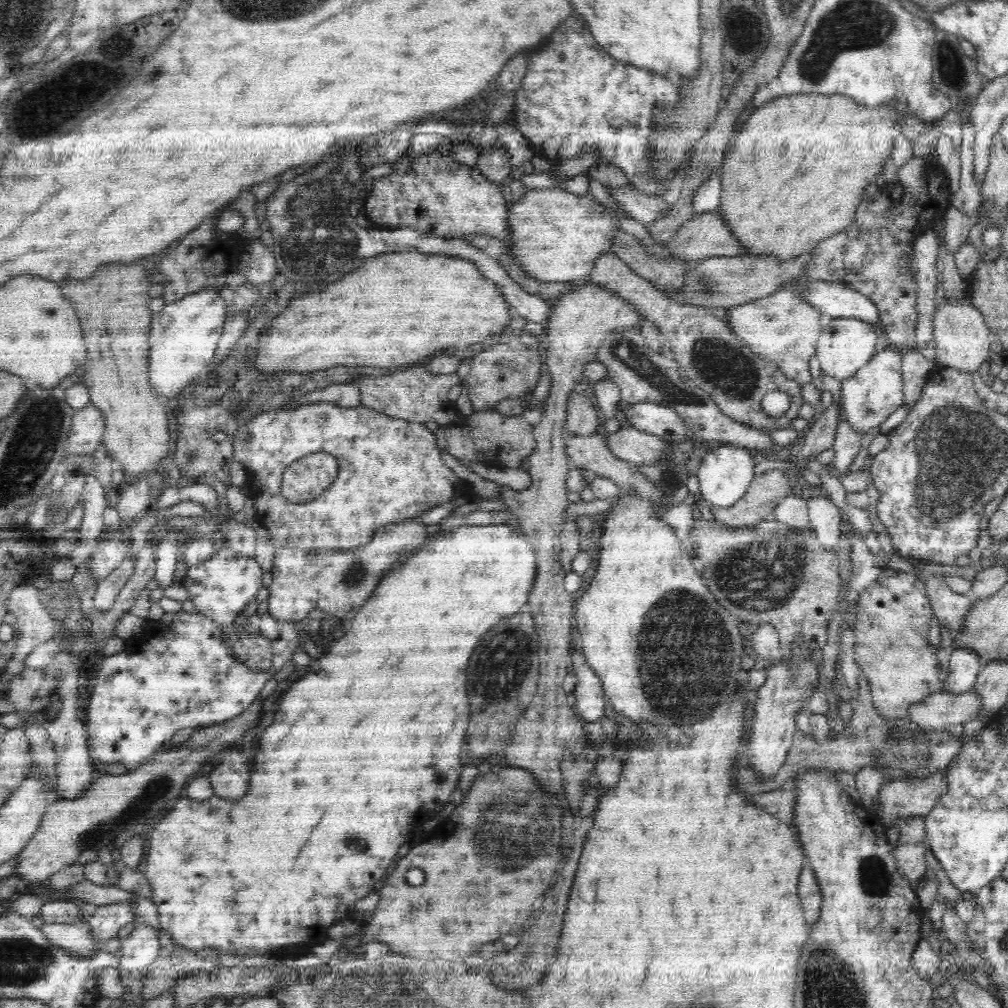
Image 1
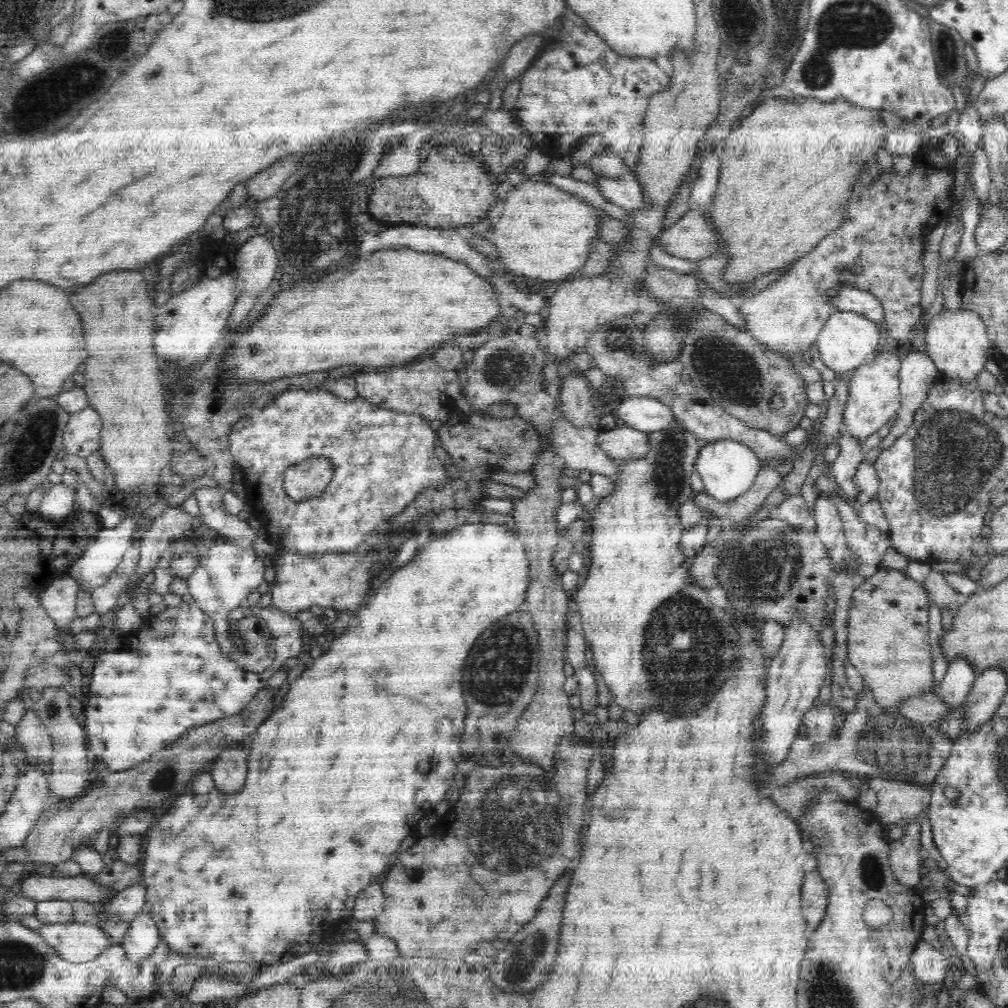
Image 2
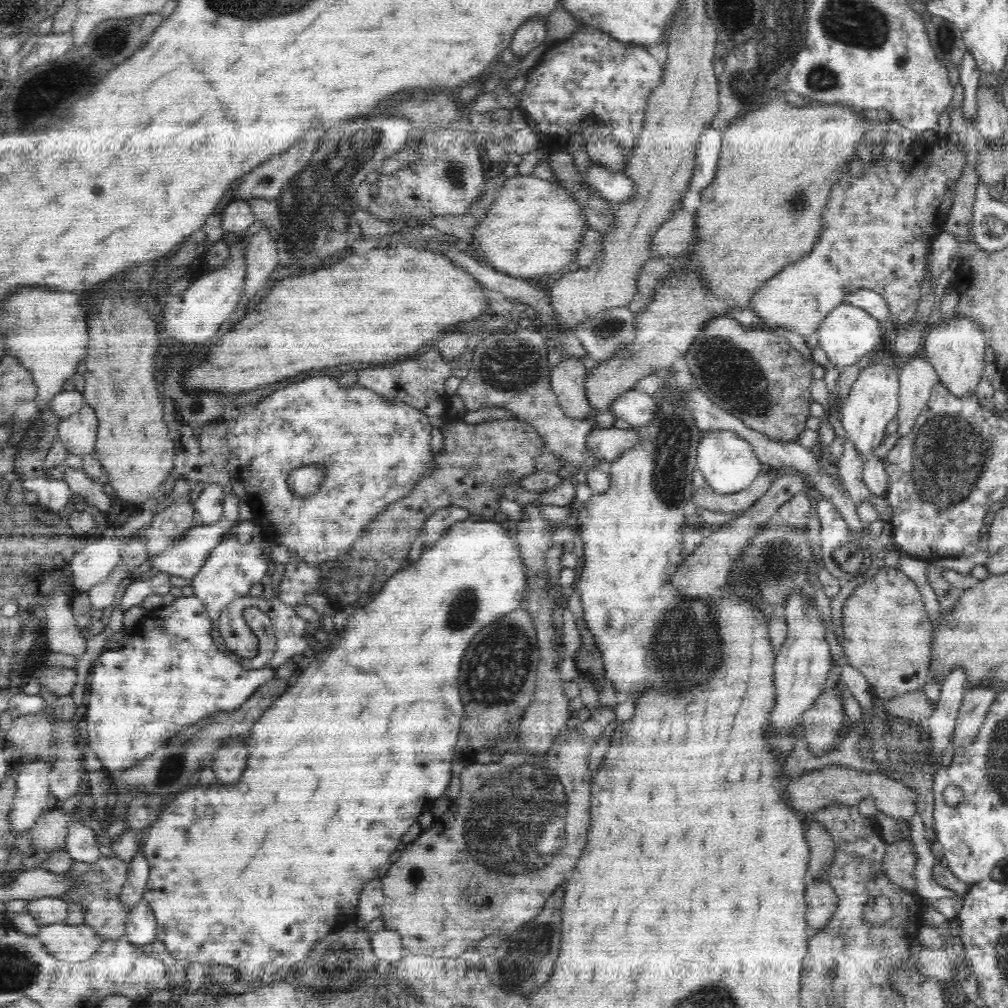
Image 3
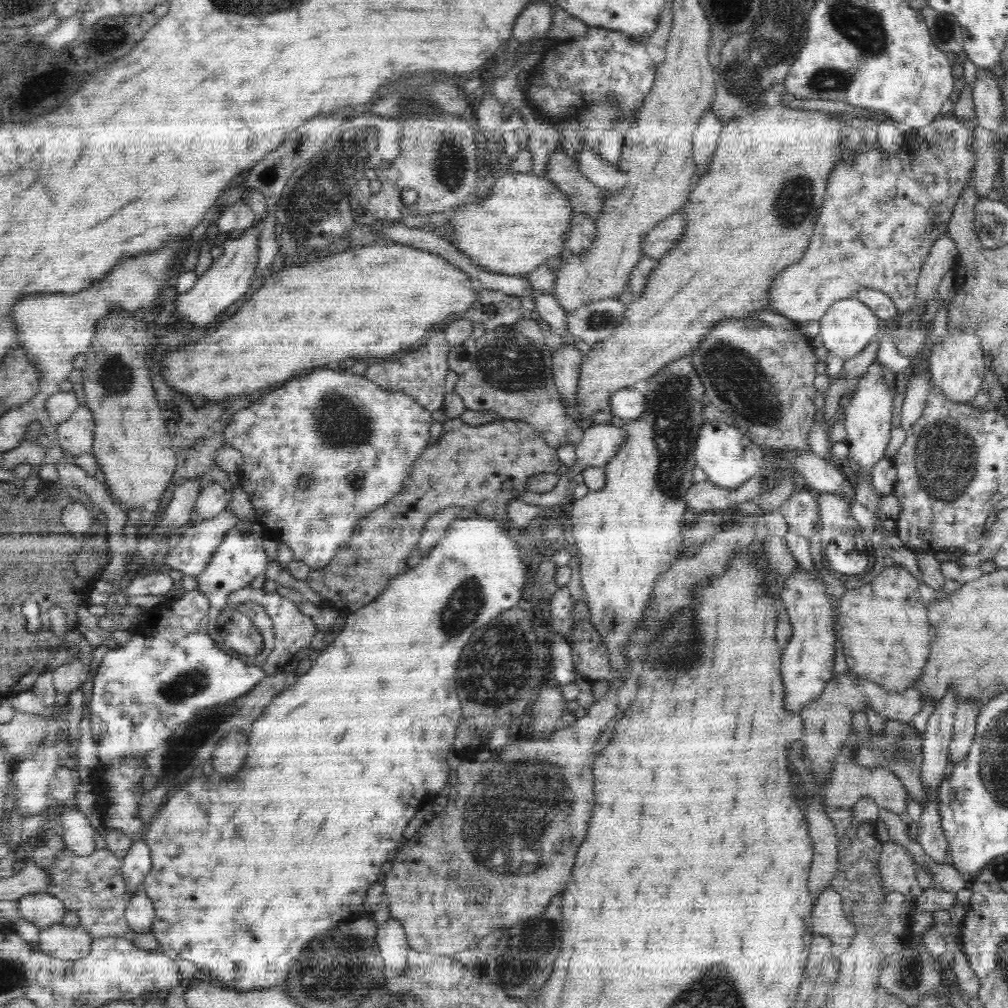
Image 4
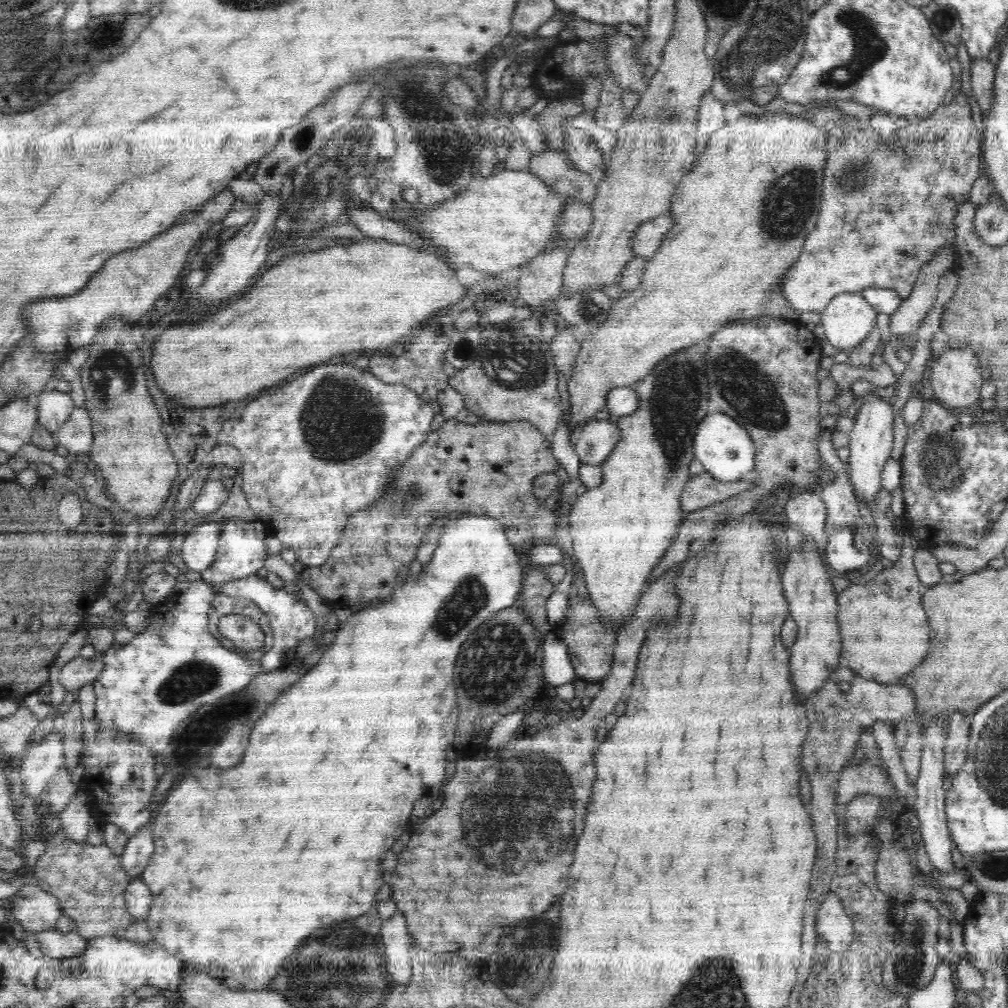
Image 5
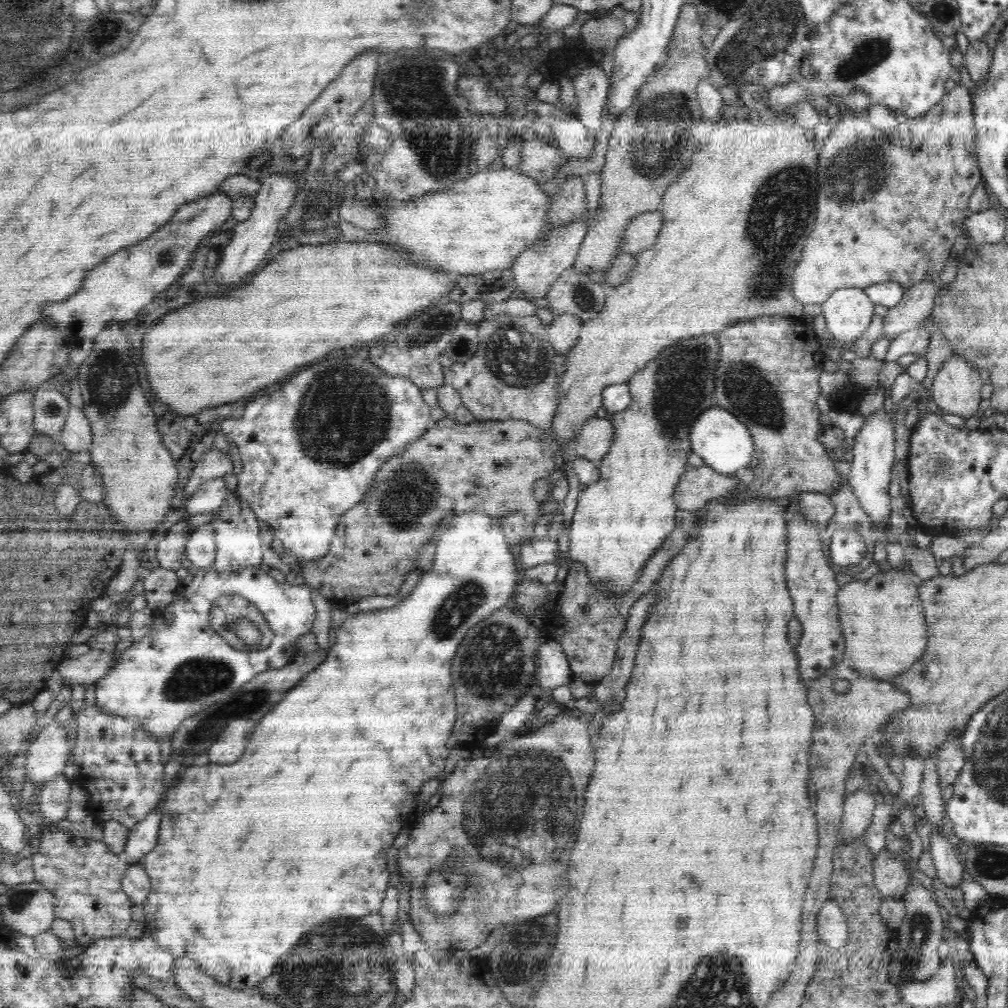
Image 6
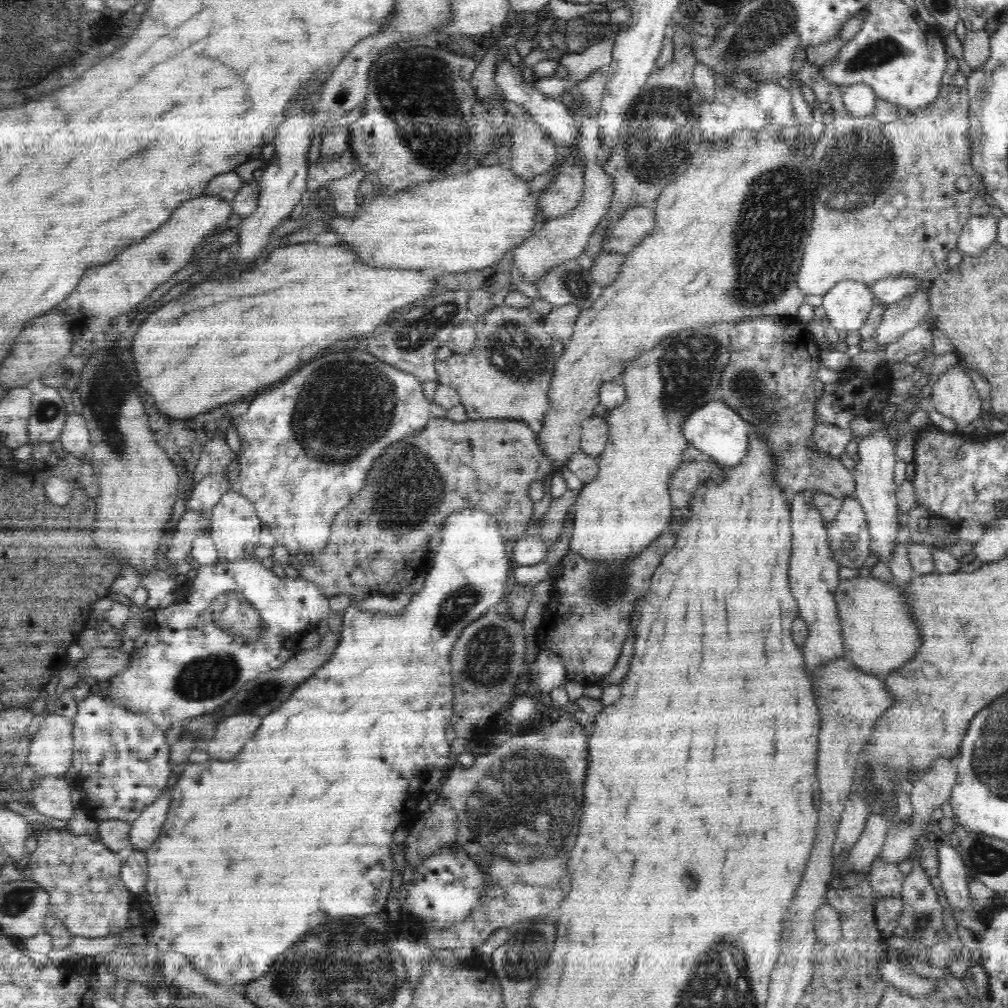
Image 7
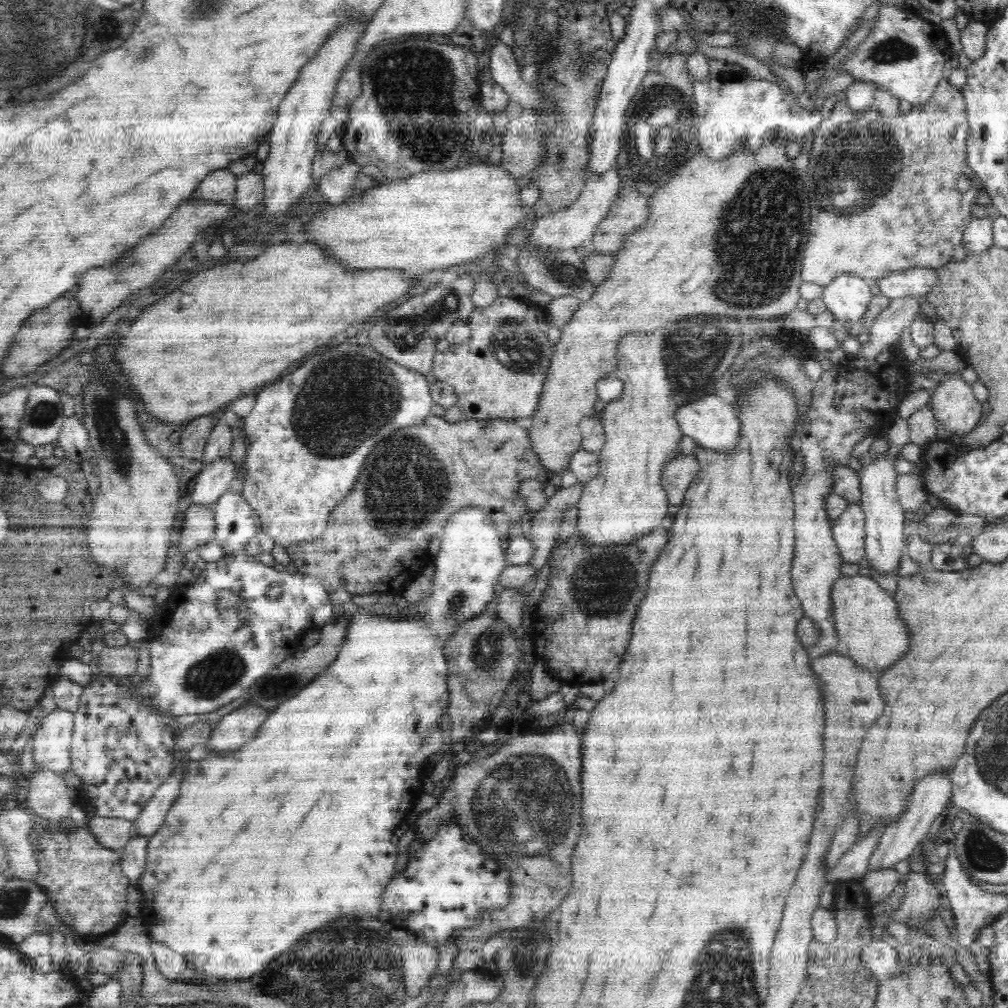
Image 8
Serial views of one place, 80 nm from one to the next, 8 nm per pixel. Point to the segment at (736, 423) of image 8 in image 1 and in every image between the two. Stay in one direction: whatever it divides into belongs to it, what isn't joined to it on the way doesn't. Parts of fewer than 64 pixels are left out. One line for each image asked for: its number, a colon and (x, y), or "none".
1: (725, 473)
2: (727, 468)
3: (728, 463)
4: (727, 454)
5: (725, 449)
6: (725, 444)
7: (720, 432)

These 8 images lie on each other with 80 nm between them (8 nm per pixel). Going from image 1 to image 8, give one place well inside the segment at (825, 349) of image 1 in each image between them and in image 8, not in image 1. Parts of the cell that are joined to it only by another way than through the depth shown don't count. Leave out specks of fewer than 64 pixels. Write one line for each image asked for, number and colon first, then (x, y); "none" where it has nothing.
2: (847, 341)
3: (848, 333)
4: (848, 326)
5: (848, 319)
6: (848, 311)
7: (847, 304)
8: (847, 297)

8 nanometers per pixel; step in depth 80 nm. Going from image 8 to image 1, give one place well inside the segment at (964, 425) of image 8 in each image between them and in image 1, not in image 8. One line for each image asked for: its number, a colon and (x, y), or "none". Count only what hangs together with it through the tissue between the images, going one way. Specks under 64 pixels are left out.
1: (962, 337)
2: (957, 341)
3: (956, 348)
4: (956, 363)
5: (956, 377)
6: (956, 388)
7: (953, 394)

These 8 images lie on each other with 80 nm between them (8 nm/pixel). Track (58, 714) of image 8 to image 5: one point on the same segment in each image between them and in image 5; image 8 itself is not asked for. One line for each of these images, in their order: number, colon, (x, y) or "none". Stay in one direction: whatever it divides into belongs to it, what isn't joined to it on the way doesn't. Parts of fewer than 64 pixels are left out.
5: (41, 761)
6: (46, 757)
7: (51, 748)

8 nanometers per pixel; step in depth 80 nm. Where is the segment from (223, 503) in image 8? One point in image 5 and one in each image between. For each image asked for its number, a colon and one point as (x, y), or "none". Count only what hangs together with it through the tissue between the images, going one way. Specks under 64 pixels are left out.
5: (242, 552)
6: (237, 538)
7: (235, 526)

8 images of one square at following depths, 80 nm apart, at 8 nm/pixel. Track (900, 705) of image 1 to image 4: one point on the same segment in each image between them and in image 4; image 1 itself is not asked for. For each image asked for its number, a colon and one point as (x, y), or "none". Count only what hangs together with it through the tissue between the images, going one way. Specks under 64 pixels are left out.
2: (888, 643)
3: (888, 635)
4: (886, 636)

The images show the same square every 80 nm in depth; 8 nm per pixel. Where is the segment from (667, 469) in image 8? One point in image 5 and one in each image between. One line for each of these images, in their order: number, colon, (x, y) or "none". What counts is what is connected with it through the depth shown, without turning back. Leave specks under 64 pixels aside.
5: (702, 491)
6: (698, 486)
7: (685, 479)

